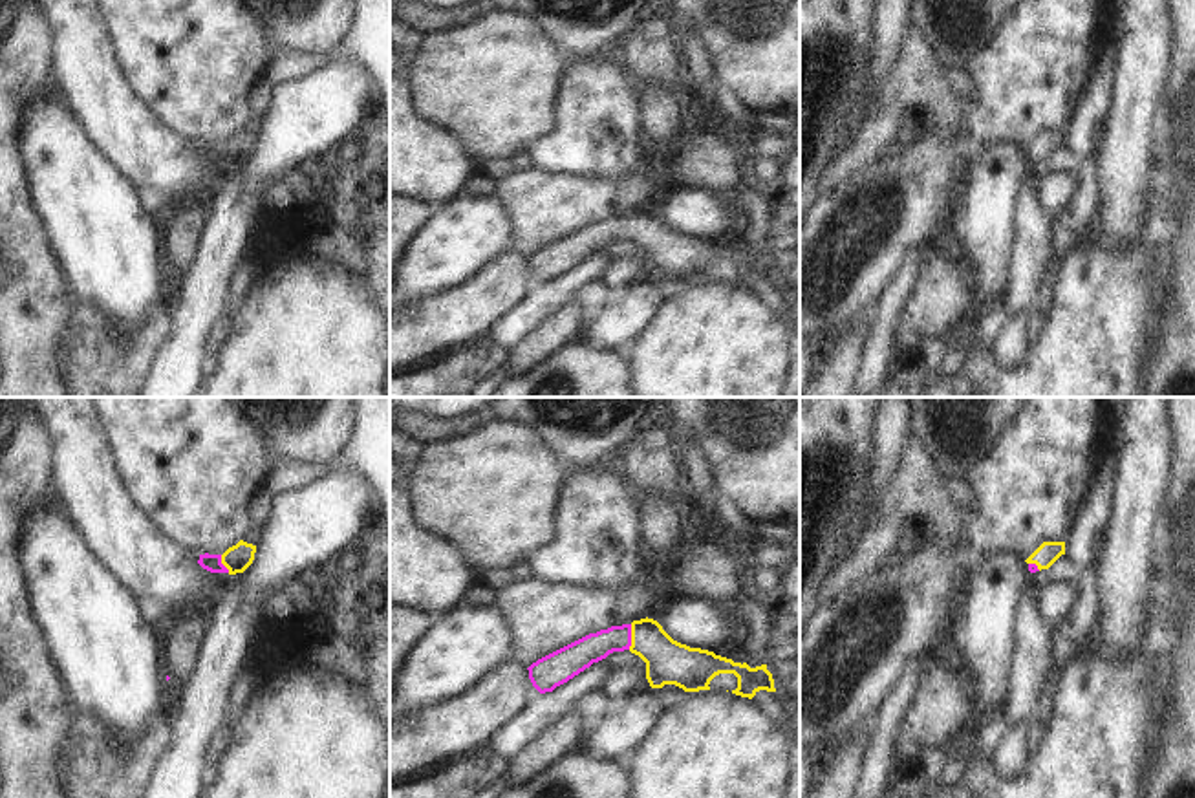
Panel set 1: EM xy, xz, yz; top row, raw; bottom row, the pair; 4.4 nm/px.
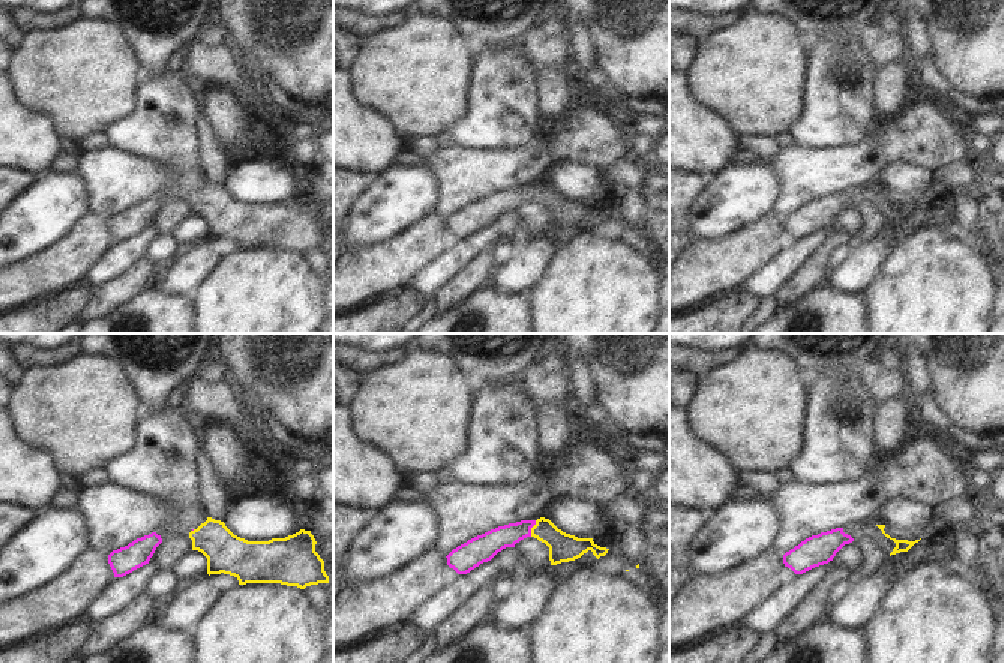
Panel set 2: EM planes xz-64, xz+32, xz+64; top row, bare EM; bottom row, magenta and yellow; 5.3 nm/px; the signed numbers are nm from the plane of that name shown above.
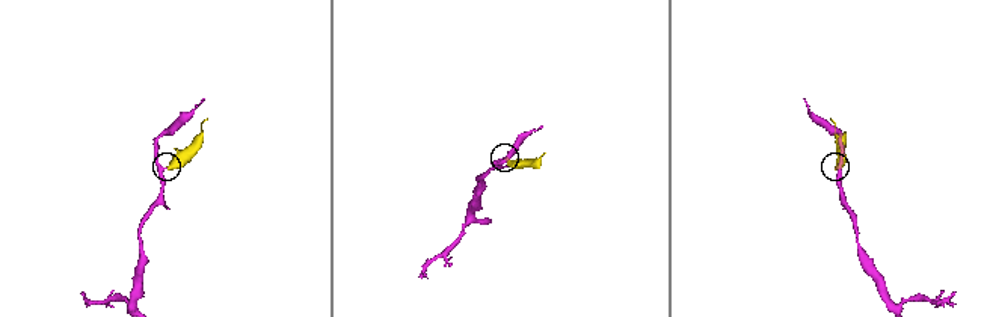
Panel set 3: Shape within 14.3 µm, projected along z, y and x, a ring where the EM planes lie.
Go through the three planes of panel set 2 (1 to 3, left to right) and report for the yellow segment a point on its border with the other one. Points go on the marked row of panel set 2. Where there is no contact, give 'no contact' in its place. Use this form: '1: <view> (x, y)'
1: no contact
2: xz+32 (532, 527)
3: no contact

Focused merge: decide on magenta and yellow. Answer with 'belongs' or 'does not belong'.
belongs

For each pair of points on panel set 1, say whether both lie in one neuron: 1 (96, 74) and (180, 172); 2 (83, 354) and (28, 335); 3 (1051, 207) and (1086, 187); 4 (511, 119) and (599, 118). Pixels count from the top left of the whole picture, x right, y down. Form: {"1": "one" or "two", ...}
{"1": "one", "2": "two", "3": "two", "4": "two"}

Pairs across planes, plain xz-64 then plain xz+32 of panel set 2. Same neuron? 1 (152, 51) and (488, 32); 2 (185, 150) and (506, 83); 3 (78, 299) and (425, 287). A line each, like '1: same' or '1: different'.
1: same
2: same
3: different

